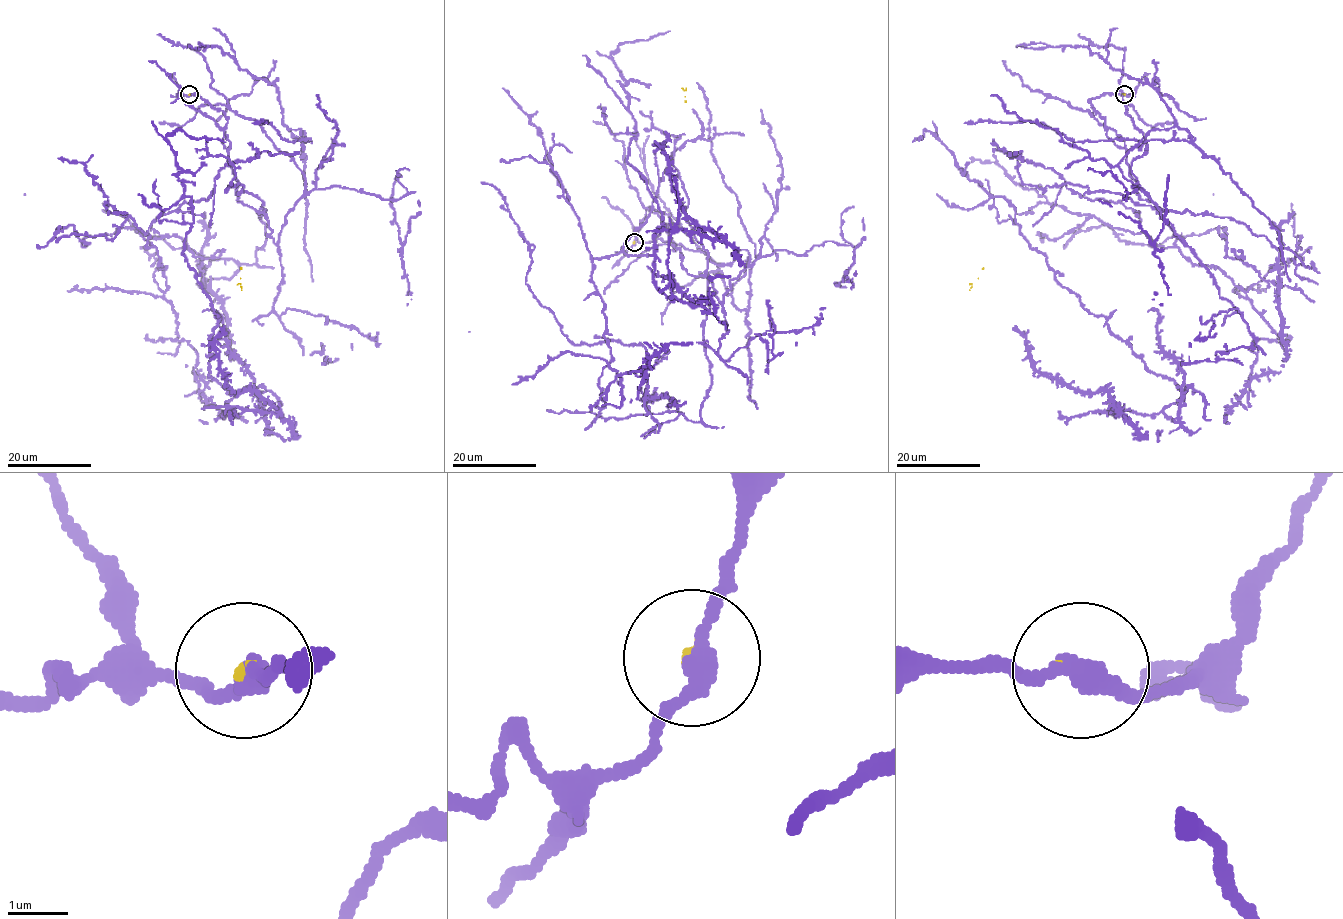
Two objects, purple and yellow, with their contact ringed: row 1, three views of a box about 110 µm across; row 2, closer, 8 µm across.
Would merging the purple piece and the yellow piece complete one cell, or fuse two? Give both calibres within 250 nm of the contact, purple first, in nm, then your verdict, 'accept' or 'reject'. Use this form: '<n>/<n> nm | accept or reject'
320/80 nm | reject

